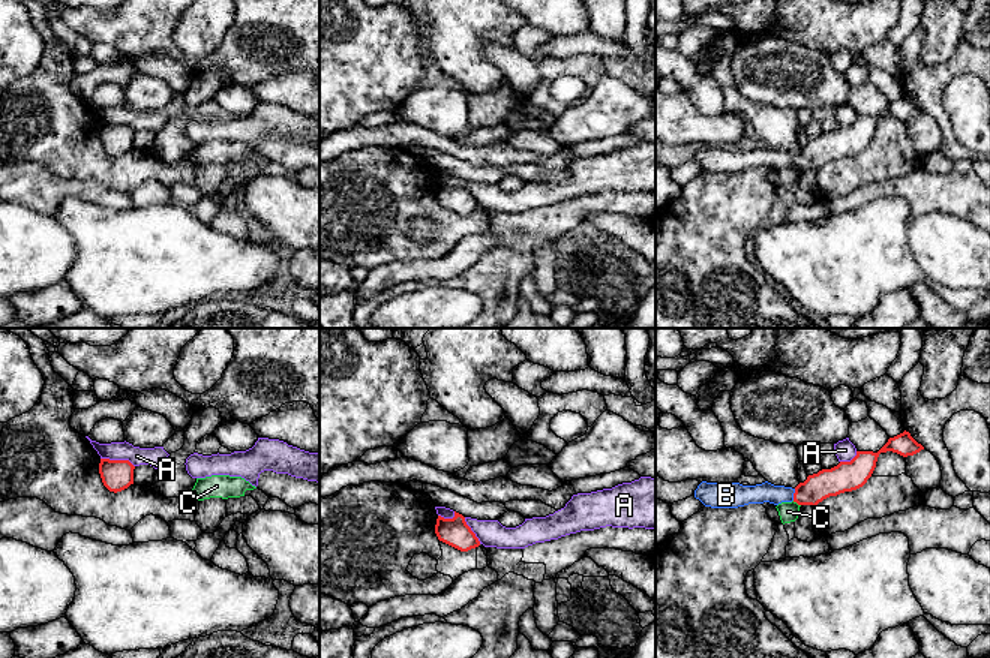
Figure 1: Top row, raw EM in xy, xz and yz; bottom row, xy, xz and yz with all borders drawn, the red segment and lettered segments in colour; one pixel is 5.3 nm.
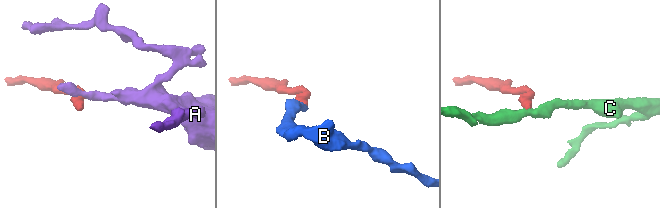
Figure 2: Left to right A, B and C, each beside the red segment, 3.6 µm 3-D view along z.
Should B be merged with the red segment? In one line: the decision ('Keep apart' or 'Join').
Join

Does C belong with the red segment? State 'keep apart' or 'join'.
keep apart

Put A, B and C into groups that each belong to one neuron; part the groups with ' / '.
A / B / C

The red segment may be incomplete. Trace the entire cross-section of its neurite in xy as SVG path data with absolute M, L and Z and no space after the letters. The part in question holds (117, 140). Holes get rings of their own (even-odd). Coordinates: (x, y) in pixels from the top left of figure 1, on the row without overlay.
M100 123L99 138L110 156L122 156L134 148L135 130L129 124Z

